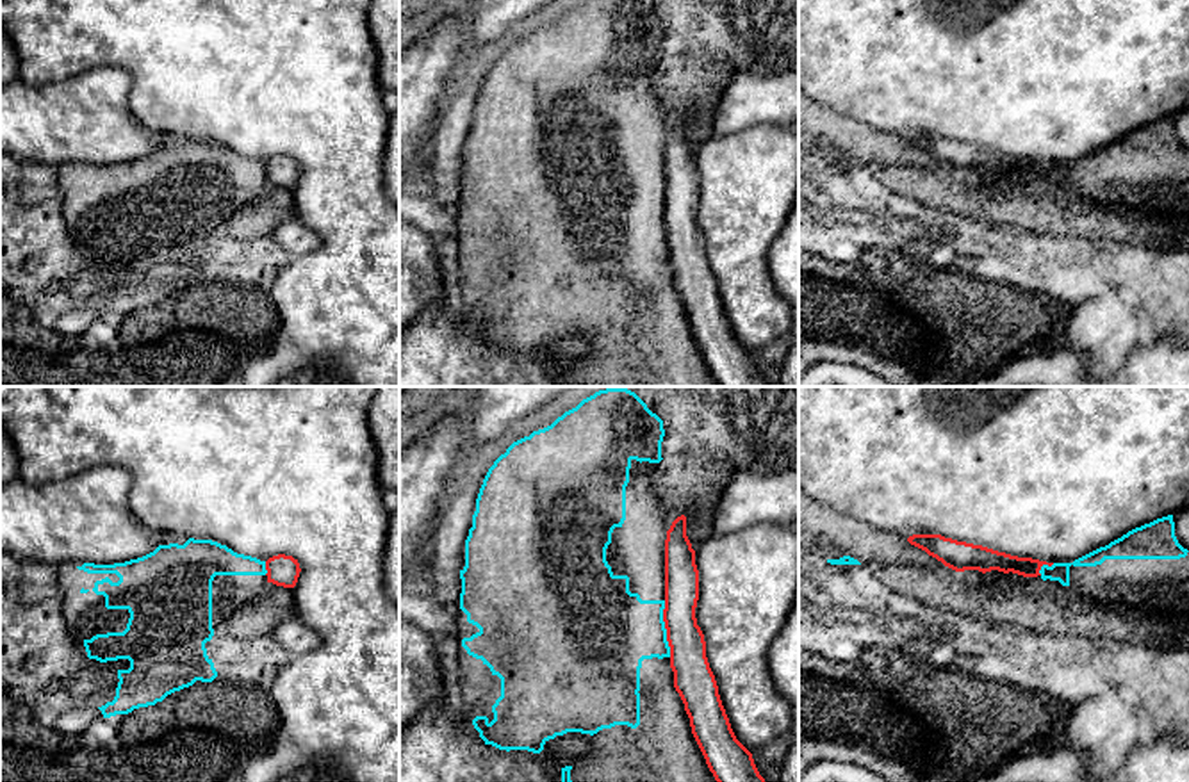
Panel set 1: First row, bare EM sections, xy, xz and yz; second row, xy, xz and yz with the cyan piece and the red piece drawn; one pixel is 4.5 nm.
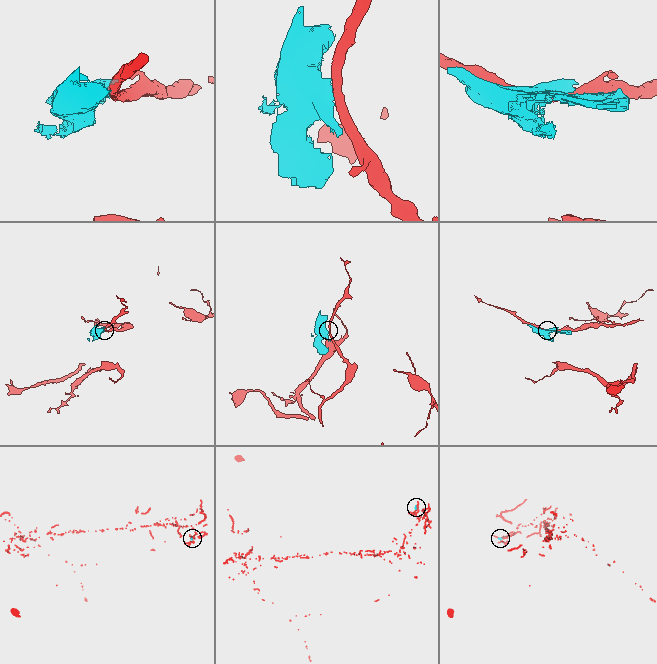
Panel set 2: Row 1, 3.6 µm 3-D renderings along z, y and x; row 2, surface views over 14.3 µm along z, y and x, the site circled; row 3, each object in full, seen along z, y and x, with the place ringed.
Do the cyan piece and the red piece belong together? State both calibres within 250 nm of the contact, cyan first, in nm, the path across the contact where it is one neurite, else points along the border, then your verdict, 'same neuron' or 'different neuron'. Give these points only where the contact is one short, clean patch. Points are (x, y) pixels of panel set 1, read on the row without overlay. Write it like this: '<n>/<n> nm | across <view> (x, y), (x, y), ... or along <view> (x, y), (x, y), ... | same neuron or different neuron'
400/180 nm | along xz (664, 202), (664, 228), (671, 257) | different neuron

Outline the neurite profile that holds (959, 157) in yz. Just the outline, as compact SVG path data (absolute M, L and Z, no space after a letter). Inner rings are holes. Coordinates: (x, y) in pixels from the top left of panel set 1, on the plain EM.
M913 135L907 143L955 173L979 171L986 175L998 171L1004 175L1013 173L1023 178L1037 178L1041 176L1039 171L1043 166L1054 166L1032 159L1011 157L982 146L957 143L941 135Z

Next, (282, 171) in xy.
M278 155L266 162L267 183L294 189L299 178L299 164L292 157Z

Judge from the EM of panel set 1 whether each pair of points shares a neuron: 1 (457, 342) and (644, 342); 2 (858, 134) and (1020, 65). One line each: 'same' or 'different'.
1: different
2: different

